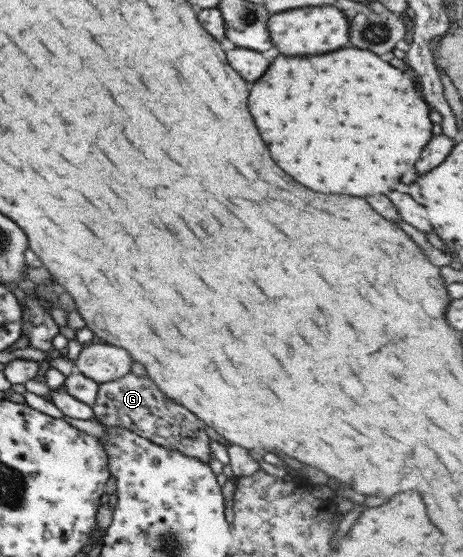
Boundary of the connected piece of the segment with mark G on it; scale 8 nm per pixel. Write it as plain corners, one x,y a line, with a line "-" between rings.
128,373
117,381
102,383
96,401
91,406
96,421
106,427
124,427
156,445
180,451
188,457
196,457
202,463
210,463
211,438
206,434
206,424
196,414
160,391
149,377

